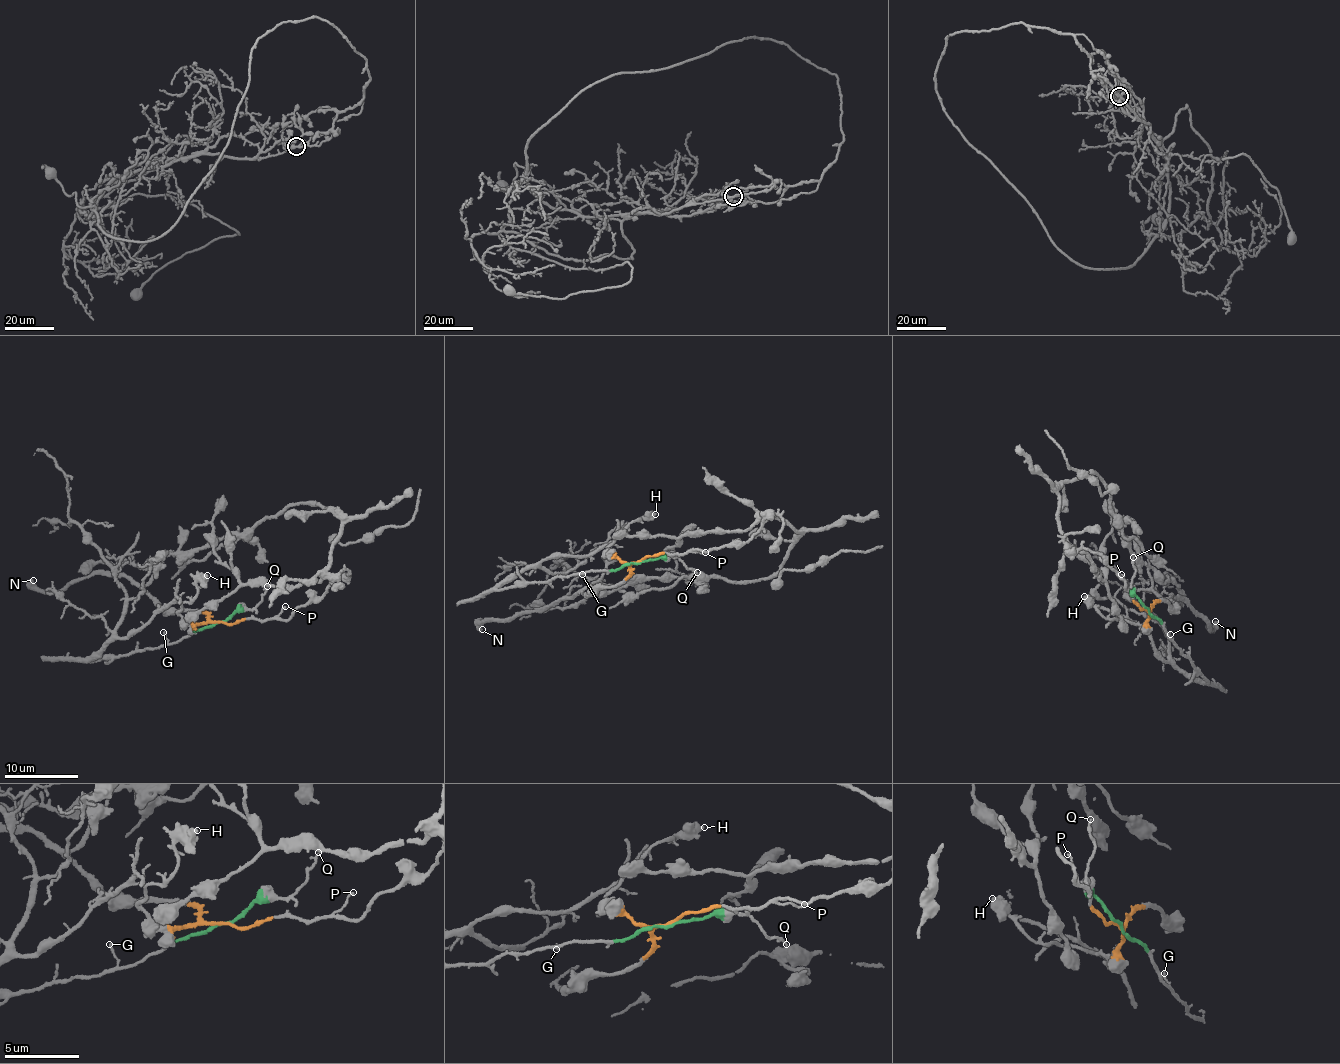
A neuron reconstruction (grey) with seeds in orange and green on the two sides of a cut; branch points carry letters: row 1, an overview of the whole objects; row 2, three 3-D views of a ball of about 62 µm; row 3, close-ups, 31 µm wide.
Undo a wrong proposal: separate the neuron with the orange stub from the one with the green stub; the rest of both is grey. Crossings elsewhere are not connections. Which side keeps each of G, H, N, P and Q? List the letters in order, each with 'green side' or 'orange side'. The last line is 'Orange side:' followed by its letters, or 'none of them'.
G: green side
H: orange side
N: orange side
P: orange side
Q: green side
Orange side: H, N, P

